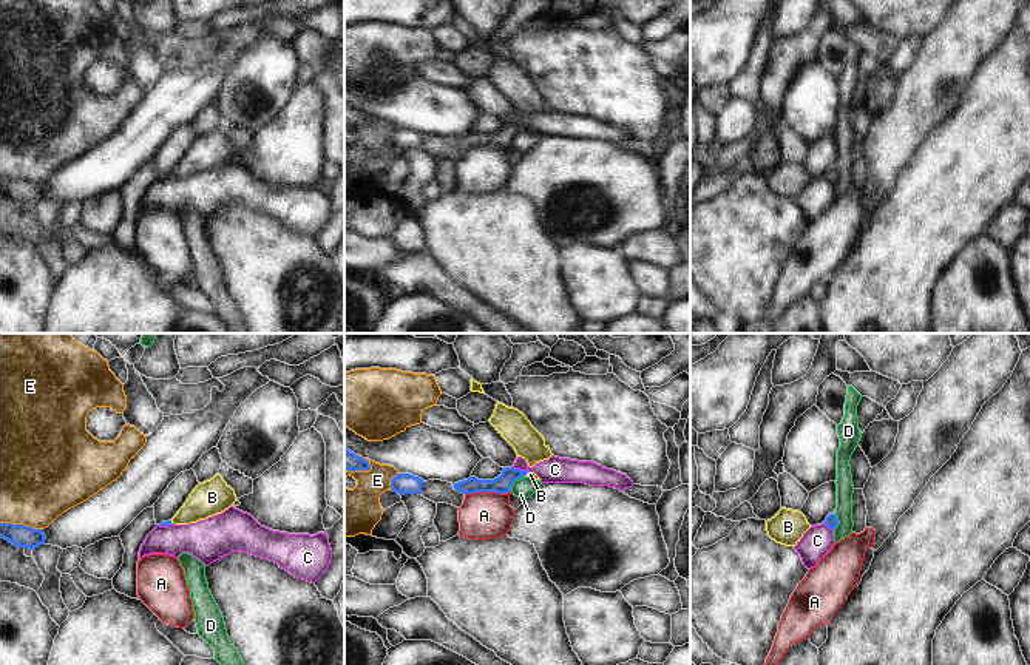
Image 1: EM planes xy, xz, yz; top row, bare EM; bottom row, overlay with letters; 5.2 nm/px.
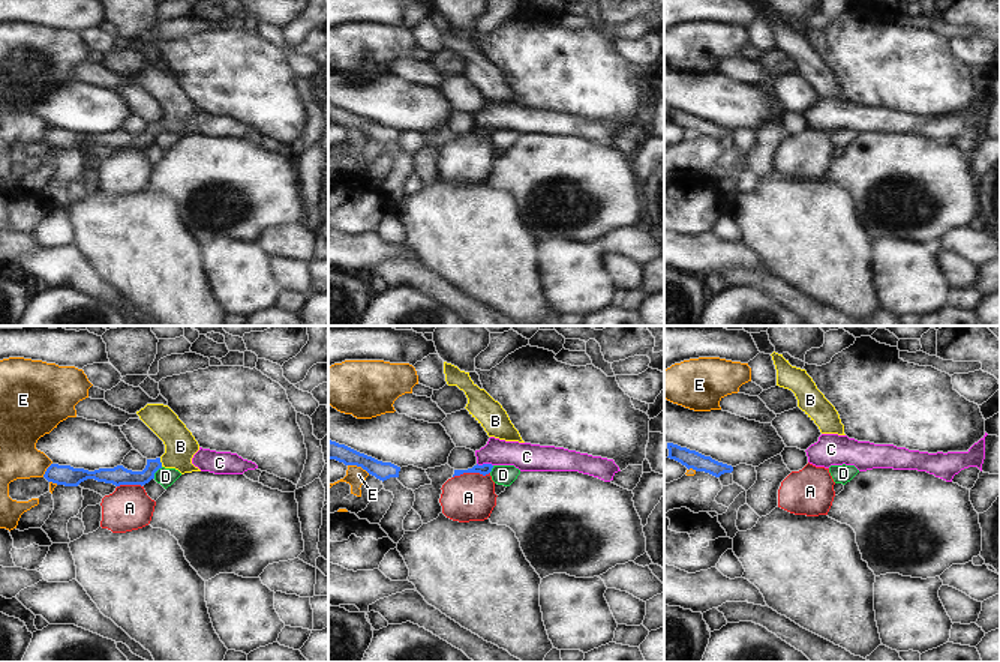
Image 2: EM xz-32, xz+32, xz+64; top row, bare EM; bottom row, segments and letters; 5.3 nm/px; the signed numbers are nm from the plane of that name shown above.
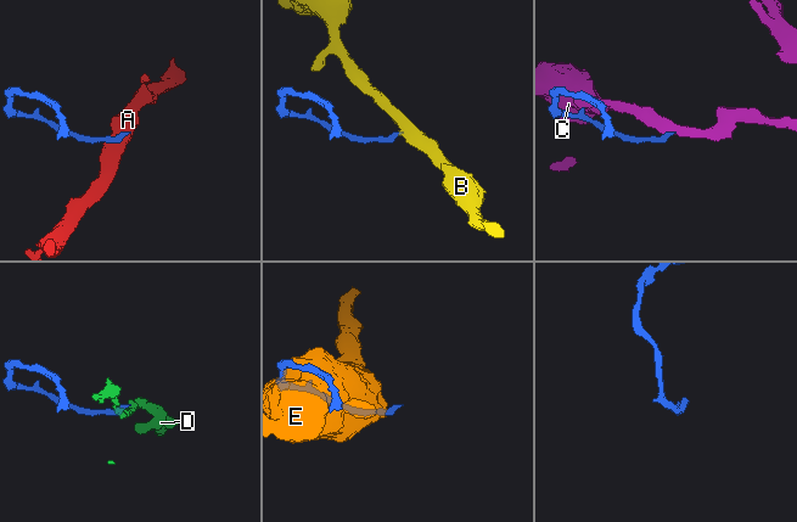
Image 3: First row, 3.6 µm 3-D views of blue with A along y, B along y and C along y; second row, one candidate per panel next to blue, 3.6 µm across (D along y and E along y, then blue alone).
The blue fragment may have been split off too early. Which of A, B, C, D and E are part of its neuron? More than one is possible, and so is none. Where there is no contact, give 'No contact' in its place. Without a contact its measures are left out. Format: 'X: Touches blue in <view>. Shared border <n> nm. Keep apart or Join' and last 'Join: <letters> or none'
A: Touches blue in xz. Shared border 240 nm. Keep apart
B: Touches blue in xy. Shared border 40 nm. Join
C: Touches blue in xz. Shared border 110 nm. Keep apart
D: Touches blue in xz. Shared border 120 nm. Keep apart
E: Touches blue in xz. Shared border 100 nm. Keep apart
Join: B

